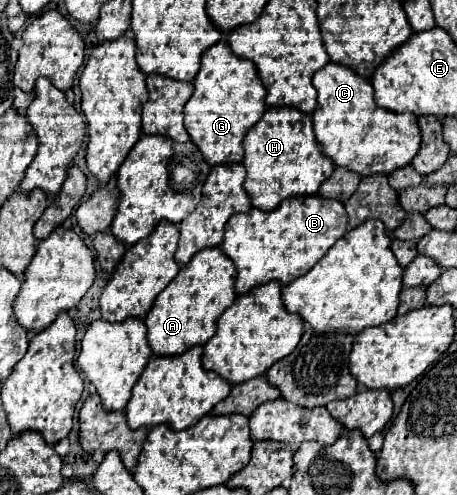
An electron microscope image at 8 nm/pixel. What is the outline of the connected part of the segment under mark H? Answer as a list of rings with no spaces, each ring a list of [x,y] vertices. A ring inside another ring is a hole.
[[[268,109],[264,117],[244,137],[246,181],[244,191],[252,207],[262,211],[276,209],[288,197],[316,195],[318,187],[332,175],[334,165],[318,149],[312,117],[296,109]]]

